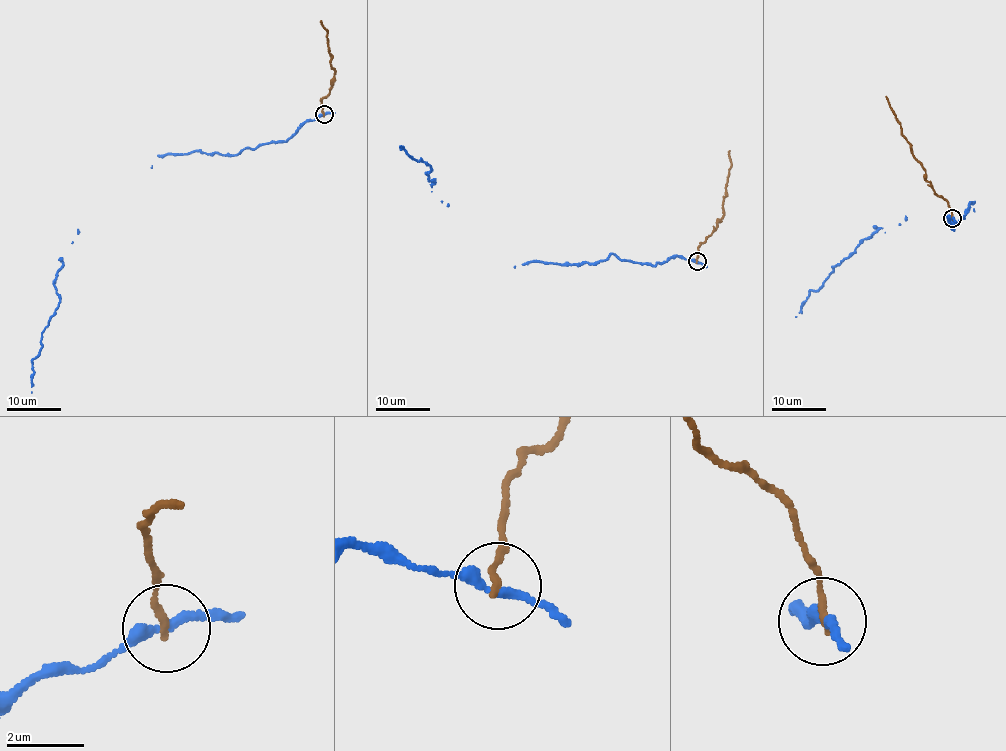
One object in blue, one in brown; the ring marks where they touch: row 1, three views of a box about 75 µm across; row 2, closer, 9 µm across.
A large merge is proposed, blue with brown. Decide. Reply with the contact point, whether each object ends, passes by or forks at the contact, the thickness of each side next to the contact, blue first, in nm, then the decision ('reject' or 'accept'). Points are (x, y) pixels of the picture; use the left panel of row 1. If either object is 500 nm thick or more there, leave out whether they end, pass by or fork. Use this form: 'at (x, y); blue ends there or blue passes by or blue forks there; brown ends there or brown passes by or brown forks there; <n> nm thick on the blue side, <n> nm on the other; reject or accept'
at (324, 114); blue passes by; brown ends there; 240 nm thick on the blue side, 180 nm on the other; reject

